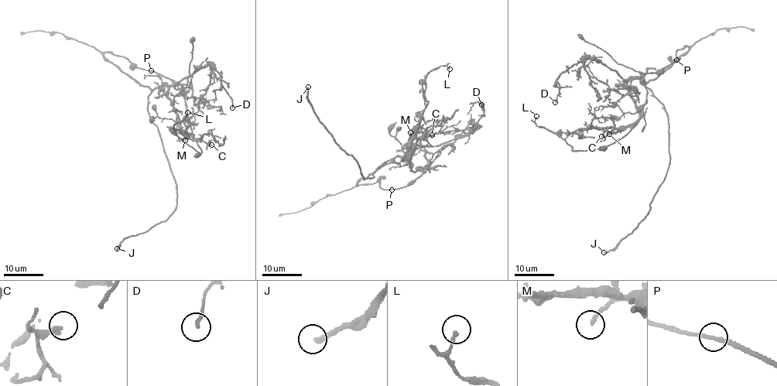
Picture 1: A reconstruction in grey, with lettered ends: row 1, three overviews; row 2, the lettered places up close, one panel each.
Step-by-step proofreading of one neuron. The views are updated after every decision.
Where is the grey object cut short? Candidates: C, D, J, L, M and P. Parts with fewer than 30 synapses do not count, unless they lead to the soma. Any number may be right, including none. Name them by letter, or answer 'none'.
J

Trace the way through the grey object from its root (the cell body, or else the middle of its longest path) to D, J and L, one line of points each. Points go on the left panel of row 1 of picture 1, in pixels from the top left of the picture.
D: (148, 106), (153, 90), (166, 83), (174, 86), (200, 69), (213, 64), (221, 76), (221, 85), (232, 107)
J: (148, 106), (150, 119), (159, 130), (175, 181), (176, 204), (167, 219), (142, 233), (123, 239), (117, 248)
L: (148, 106), (153, 90), (165, 84), (185, 135), (186, 130), (173, 128), (187, 112)

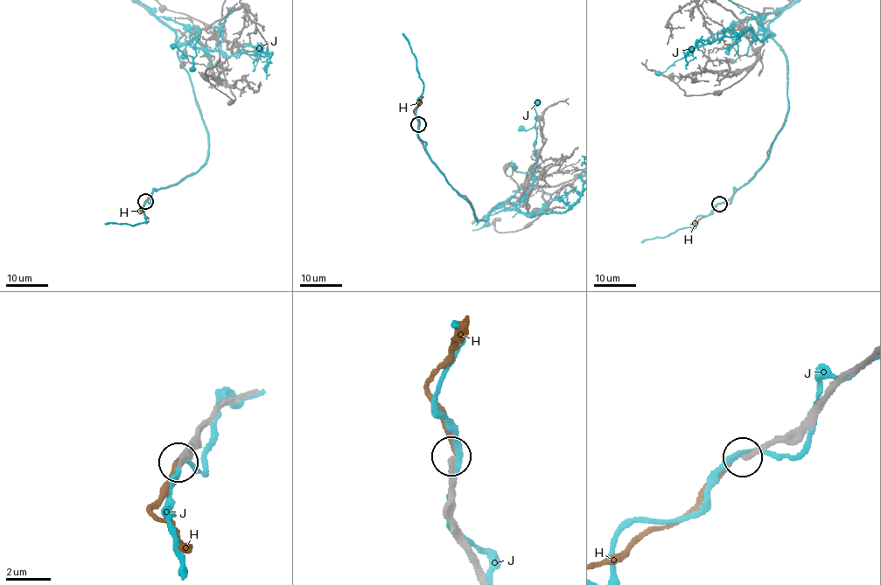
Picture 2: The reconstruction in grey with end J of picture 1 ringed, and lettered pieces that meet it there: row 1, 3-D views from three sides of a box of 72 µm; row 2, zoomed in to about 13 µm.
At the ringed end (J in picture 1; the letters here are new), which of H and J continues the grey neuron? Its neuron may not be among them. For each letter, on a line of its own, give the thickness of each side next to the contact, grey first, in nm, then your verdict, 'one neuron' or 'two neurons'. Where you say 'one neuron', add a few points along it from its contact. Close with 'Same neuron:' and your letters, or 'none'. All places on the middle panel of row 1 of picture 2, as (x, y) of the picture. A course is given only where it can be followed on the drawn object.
H: calibres 280 and 220 nm; two neurons
J: calibres 340 and 180 nm; two neurons
Same neuron: none

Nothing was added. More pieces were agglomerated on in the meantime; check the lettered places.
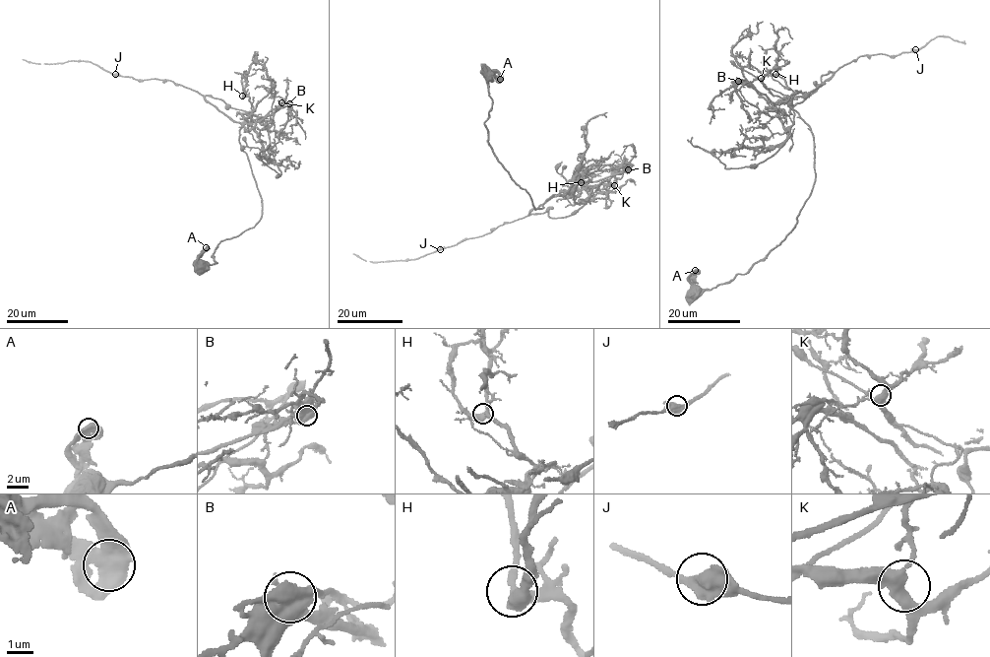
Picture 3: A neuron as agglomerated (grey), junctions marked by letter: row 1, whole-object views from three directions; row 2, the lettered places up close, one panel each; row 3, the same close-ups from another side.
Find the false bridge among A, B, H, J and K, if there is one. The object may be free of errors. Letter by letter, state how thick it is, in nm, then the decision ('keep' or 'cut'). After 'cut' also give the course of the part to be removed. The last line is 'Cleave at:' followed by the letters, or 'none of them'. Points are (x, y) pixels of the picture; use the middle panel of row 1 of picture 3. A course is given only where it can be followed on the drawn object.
A: calibre 600 nm; keep
B: calibre 600 nm; cut; course (628, 169), (618, 172), (615, 183), (571, 191), (576, 177), (587, 169), (626, 159), (611, 175), (616, 183)
H: calibre 400 nm; keep
J: calibre 480 nm; keep
K: calibre 400 nm; keep
Cleave at: B

